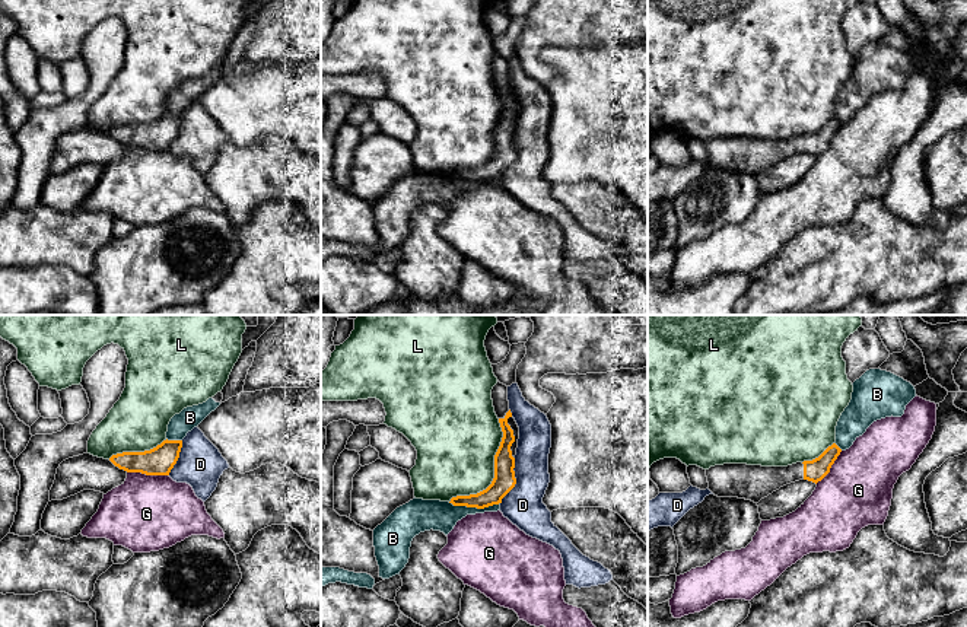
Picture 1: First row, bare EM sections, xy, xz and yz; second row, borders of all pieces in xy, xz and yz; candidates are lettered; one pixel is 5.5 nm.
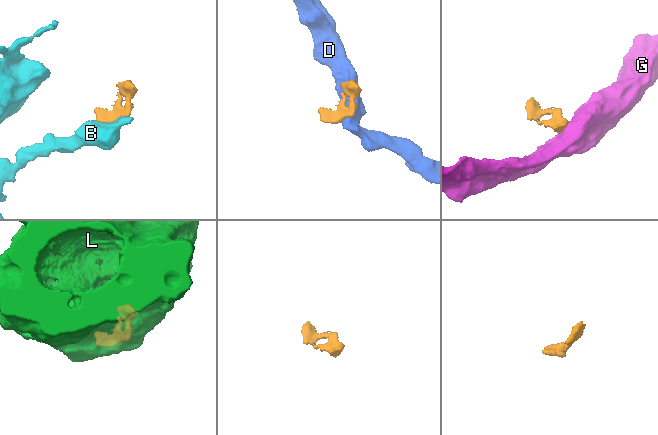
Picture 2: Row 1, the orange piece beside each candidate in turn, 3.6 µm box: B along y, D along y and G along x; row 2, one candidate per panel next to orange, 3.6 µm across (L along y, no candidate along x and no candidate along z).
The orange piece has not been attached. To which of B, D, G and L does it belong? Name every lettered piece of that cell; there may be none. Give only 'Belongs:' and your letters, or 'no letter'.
Belongs: no letter

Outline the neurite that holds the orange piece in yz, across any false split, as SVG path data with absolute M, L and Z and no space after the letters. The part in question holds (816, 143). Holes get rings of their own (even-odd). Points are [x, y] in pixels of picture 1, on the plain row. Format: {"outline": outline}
{"outline": "M833 117L818 131L788 140L723 137L706 143L709 163L718 171L738 171L758 176L780 160L808 153L821 155L842 122Z"}

